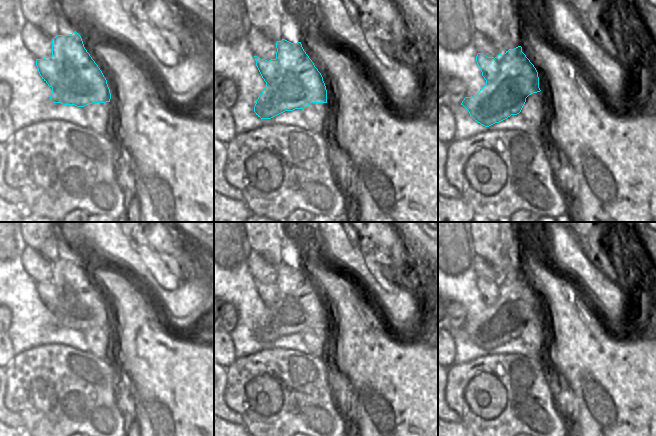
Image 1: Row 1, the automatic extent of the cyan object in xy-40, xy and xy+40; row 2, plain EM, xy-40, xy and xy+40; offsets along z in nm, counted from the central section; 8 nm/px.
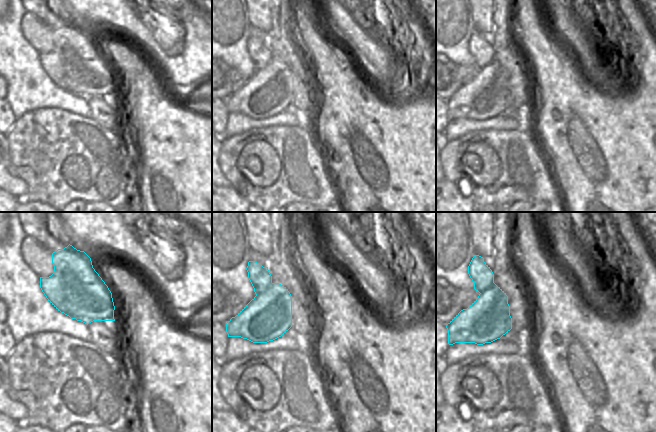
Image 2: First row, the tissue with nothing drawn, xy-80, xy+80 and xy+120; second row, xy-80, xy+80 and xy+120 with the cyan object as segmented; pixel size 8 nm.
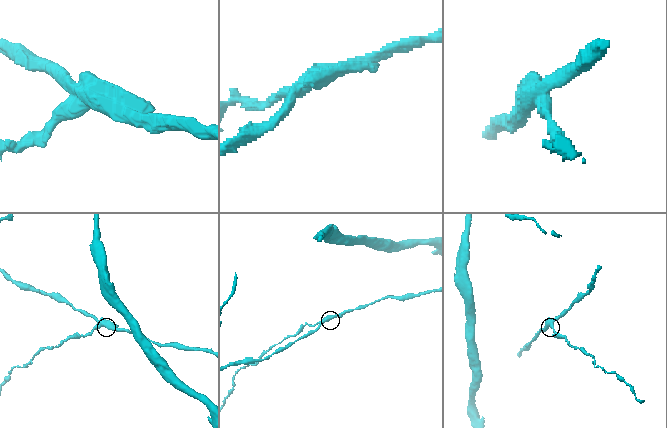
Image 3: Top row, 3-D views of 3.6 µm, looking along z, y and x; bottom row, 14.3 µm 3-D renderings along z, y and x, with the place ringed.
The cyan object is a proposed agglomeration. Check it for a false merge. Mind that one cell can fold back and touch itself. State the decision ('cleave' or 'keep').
cleave

